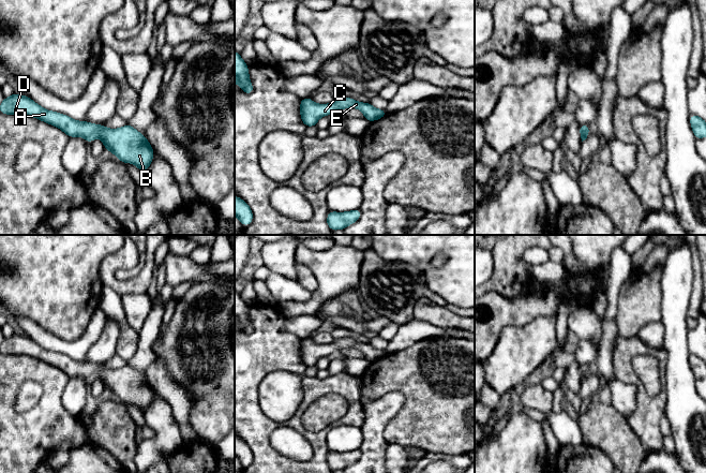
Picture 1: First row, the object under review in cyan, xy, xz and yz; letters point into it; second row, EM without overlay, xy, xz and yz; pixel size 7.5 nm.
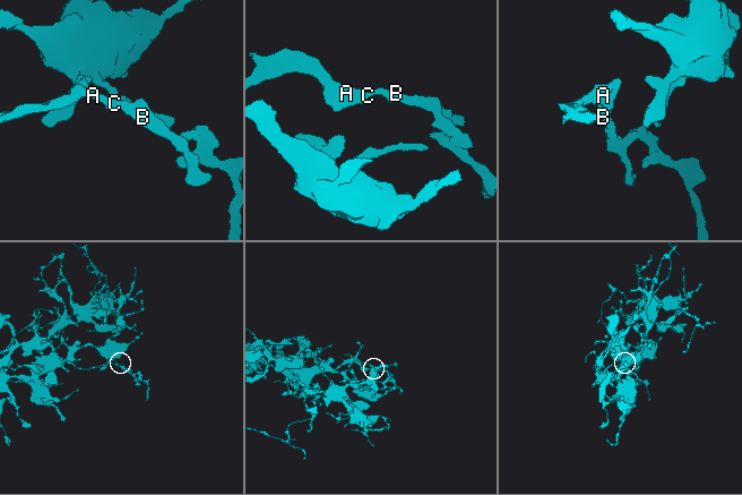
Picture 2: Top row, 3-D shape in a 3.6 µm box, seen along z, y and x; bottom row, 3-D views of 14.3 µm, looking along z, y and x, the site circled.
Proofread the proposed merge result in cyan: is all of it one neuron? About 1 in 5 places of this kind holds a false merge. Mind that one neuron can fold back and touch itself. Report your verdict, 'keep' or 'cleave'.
keep

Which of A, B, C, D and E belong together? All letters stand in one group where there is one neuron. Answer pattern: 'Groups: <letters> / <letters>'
Groups: A B C D E

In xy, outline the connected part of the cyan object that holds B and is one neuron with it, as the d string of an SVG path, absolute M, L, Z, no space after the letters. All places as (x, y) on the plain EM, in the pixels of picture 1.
M13 334L0 344L5 355L28 355L55 366L69 378L81 376L89 384L99 376L104 387L123 403L132 403L145 413L153 400L154 389L146 376L126 364L120 369L107 369L104 365L77 361L71 357L41 348L30 338Z

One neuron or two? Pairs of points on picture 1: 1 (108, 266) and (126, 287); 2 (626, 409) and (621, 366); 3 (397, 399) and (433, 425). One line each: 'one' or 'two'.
1: one
2: two
3: two

